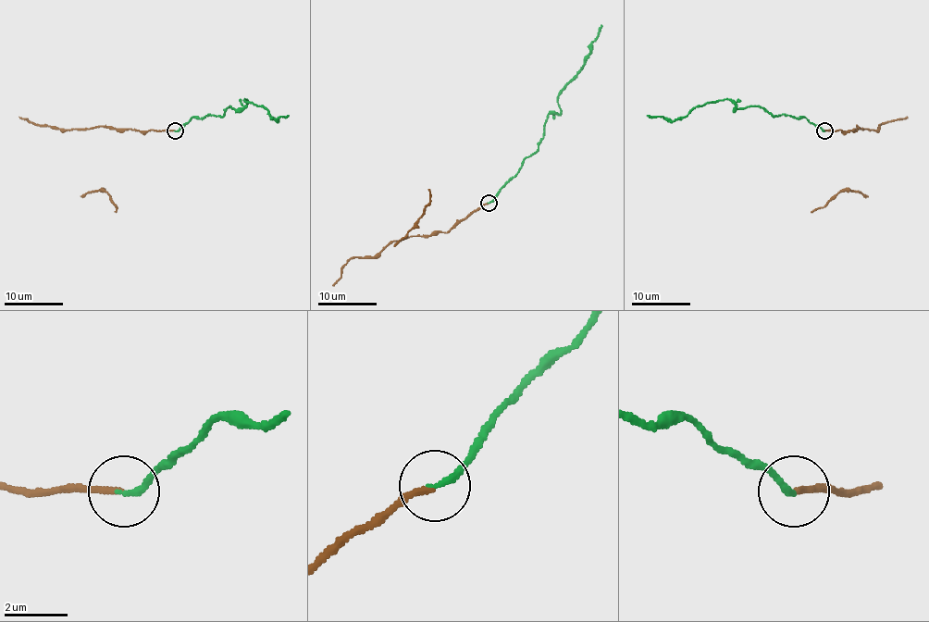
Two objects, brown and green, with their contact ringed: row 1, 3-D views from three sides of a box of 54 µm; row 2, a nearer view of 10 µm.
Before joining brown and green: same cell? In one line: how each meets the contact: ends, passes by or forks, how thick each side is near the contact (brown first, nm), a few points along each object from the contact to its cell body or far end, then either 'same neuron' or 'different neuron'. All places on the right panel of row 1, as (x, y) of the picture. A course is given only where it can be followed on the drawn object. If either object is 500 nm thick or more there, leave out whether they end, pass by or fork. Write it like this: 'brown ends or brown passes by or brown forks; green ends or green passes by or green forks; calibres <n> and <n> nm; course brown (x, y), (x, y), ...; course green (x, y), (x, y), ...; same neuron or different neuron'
brown ends; green ends; calibres 190 and 190 nm; course brown (824, 130), (854, 129), (857, 126), (876, 130), (888, 121), (908, 117); course green (824, 130), (805, 117), (773, 116), (762, 108), (736, 109), (733, 101), (694, 106), (672, 121), (647, 116); same neuron

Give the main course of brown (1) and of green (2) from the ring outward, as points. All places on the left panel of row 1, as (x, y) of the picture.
1: (175, 130), (96, 126), (61, 130), (39, 126), (19, 117)
2: (175, 130), (192, 117), (222, 116), (229, 106), (235, 109), (246, 101), (264, 106), (276, 121), (289, 116)

